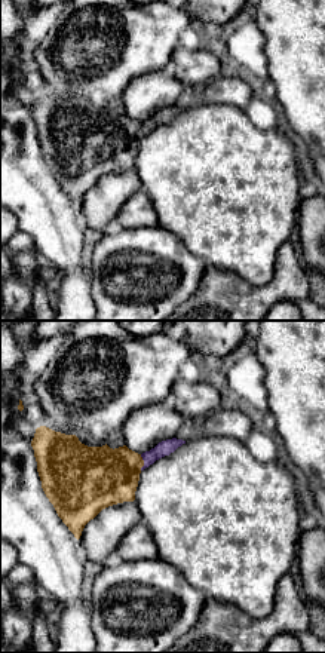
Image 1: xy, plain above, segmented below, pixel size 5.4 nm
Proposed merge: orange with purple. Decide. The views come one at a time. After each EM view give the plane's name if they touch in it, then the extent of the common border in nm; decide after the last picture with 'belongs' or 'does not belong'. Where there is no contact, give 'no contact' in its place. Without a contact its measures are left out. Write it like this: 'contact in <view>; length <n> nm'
contact in xy; length 90 nm

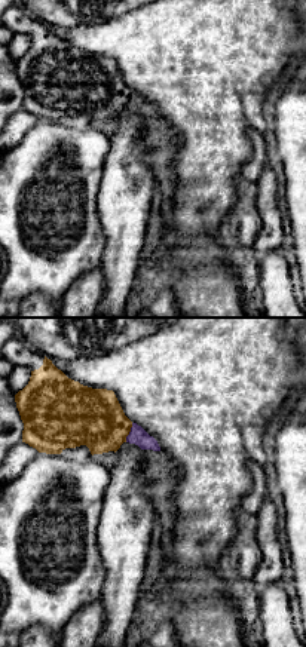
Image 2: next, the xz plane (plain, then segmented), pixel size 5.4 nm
contact in xz; length 110 nm

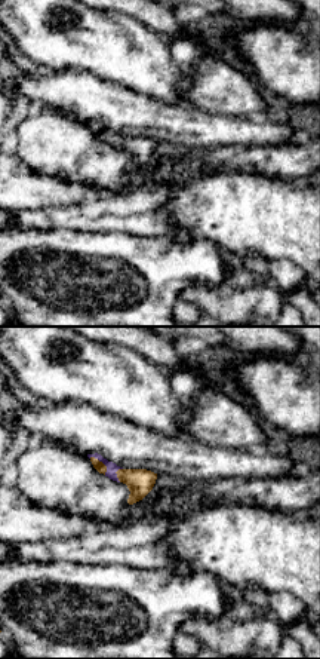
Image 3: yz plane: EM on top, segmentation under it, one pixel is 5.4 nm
contact in yz; length 130 nm

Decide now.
belongs

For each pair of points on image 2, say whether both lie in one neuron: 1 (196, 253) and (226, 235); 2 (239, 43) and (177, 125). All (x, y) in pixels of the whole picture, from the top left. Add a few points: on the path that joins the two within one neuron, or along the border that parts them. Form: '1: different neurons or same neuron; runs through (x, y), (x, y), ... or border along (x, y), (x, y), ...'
1: different neurons; border along (229, 208), (216, 230), (216, 241), (232, 272)
2: same neuron; runs through (219, 64), (198, 85), (198, 104)

